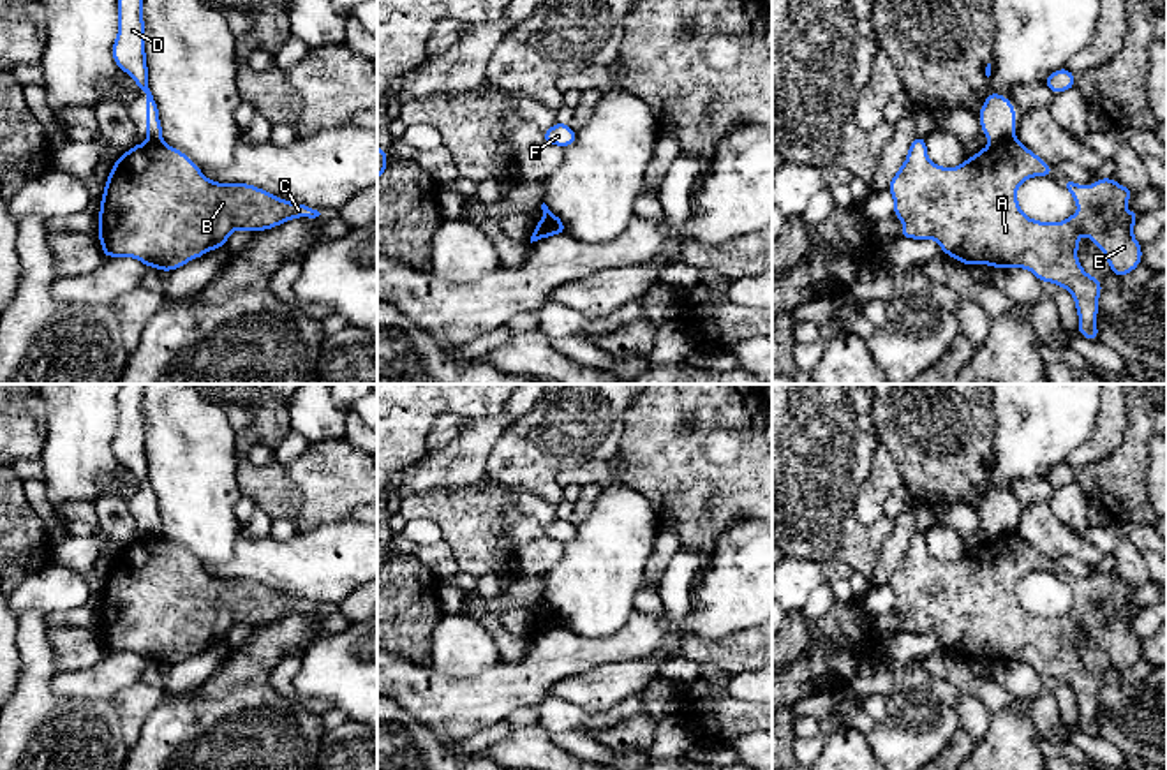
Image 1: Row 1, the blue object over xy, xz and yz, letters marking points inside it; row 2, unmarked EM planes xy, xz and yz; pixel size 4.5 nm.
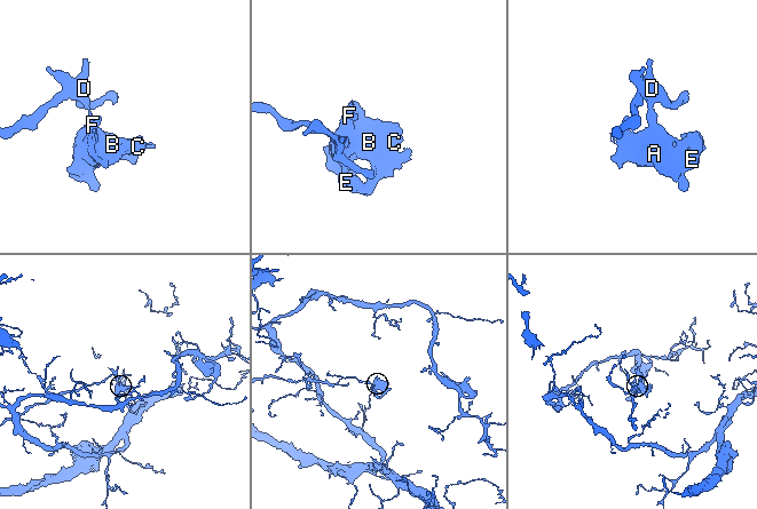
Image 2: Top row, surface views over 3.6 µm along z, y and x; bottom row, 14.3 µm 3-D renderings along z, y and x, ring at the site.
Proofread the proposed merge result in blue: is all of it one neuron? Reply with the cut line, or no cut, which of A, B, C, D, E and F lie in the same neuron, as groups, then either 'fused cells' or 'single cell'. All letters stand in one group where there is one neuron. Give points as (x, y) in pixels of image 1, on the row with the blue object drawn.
cut in yz along (1012, 134), (991, 145); A B C E F / D; fused cells

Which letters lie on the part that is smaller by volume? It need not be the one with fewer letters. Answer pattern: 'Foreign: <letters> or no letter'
Foreign: A, B, C, E, F

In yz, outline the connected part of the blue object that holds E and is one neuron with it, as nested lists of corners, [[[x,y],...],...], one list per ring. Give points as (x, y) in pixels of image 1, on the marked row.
[[[917,136],[887,189],[896,203],[894,217],[903,220],[899,238],[936,240],[943,254],[968,268],[1026,268],[1038,280],[1065,287],[1075,300],[1079,333],[1098,342],[1102,280],[1082,270],[1079,236],[1089,236],[1114,275],[1134,271],[1142,259],[1134,238],[1139,213],[1125,206],[1135,192],[1114,178],[1089,187],[1065,178],[1079,211],[1063,222],[1040,222],[1026,217],[1015,197],[1031,176],[1052,176],[1052,167],[1014,136],[957,167],[933,164],[925,137]]]

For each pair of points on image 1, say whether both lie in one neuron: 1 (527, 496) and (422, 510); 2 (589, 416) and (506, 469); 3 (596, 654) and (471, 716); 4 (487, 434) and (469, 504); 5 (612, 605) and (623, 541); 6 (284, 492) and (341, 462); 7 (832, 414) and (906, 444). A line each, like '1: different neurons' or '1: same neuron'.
1: same neuron
2: same neuron
3: same neuron
4: different neurons
5: same neuron
6: different neurons
7: different neurons

